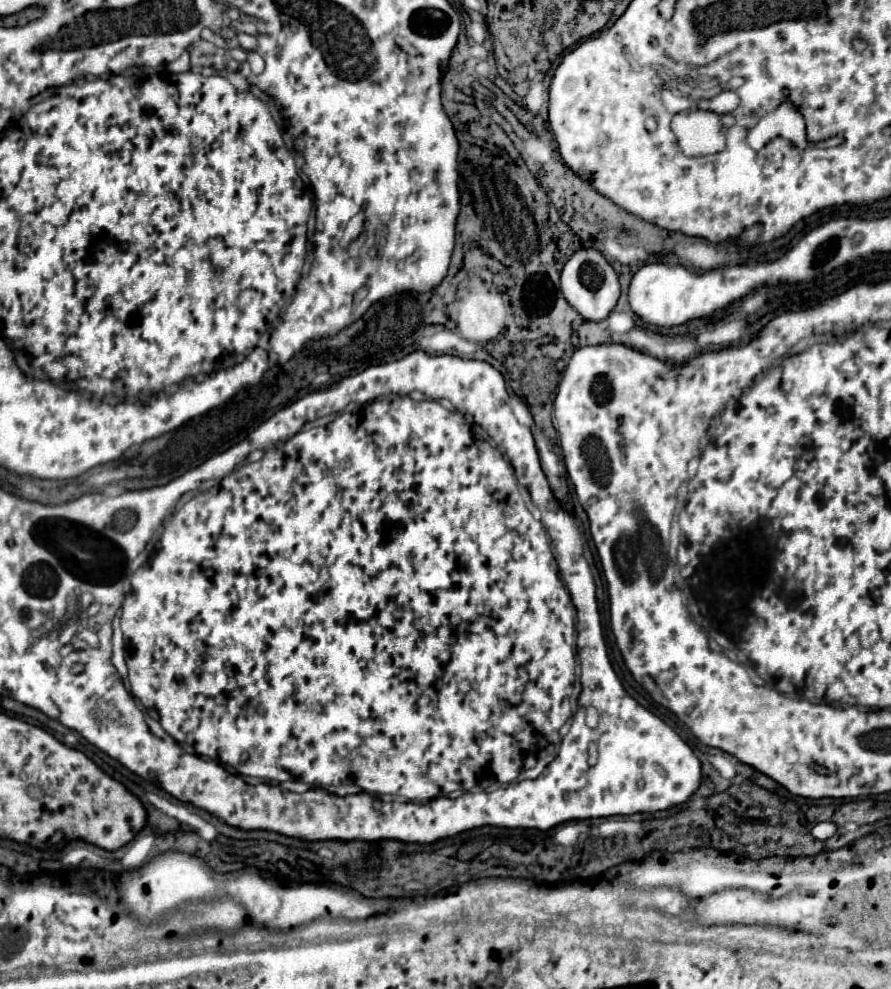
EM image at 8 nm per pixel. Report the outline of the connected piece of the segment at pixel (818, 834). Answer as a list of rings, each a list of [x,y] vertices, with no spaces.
[[[823,821],[817,823],[811,830],[811,834],[815,839],[825,841],[836,833],[836,825],[829,823],[830,821]]]

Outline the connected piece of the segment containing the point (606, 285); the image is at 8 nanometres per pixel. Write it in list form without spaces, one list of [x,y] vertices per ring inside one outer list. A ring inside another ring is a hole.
[[[581,248],[577,250],[563,266],[561,270],[561,292],[565,296],[565,300],[581,314],[585,316],[585,320],[603,320],[607,318],[607,314],[615,308],[621,288],[619,288],[619,280],[617,274],[613,270],[613,266],[605,260],[605,256],[595,250],[595,248]]]

